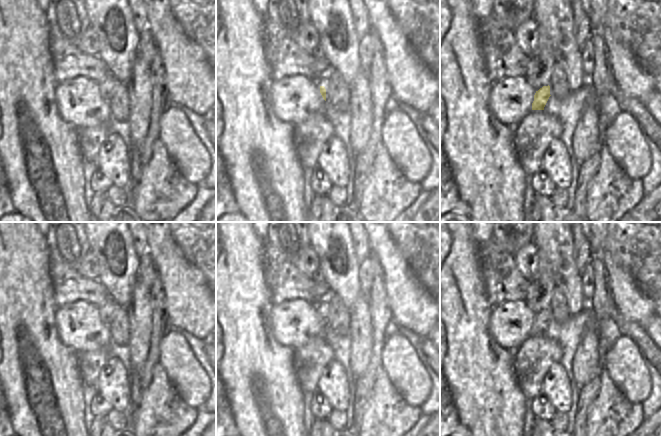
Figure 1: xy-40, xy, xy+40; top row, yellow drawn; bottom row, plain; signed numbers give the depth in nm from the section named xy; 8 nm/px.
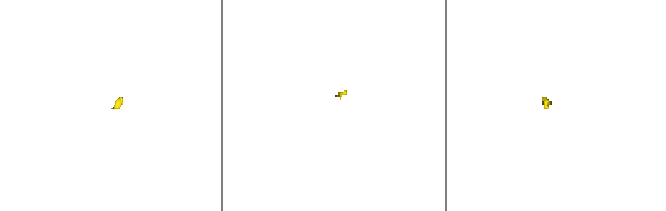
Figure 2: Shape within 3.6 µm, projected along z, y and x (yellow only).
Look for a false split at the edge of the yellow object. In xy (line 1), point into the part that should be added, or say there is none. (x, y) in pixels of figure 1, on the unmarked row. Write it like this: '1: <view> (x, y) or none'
1: xy (327, 310)

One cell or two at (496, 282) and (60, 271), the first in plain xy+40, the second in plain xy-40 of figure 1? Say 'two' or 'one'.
one

